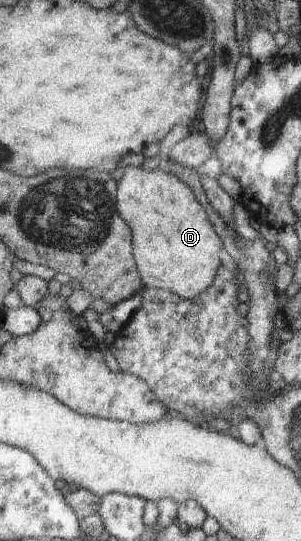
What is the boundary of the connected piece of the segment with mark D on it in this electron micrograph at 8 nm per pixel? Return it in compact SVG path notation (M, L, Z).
M140 166L124 167L122 177L116 183L114 207L120 213L120 219L130 227L131 255L144 288L168 291L180 299L191 300L212 285L216 269L221 265L218 253L222 241L212 229L204 209L182 181L159 168L144 171Z

